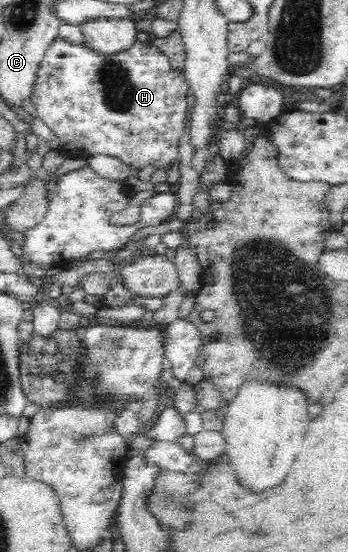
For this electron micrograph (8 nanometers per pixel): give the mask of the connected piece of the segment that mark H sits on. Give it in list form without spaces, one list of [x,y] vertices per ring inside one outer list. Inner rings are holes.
[[[58,35],[45,50],[33,80],[30,100],[34,103],[34,115],[60,138],[60,150],[65,158],[87,159],[96,154],[106,154],[120,158],[124,164],[134,169],[144,166],[165,168],[179,160],[179,142],[185,130],[188,110],[189,84],[184,73],[172,67],[168,55],[151,41],[134,41],[126,50],[112,54],[102,54],[88,45],[70,44]]]

